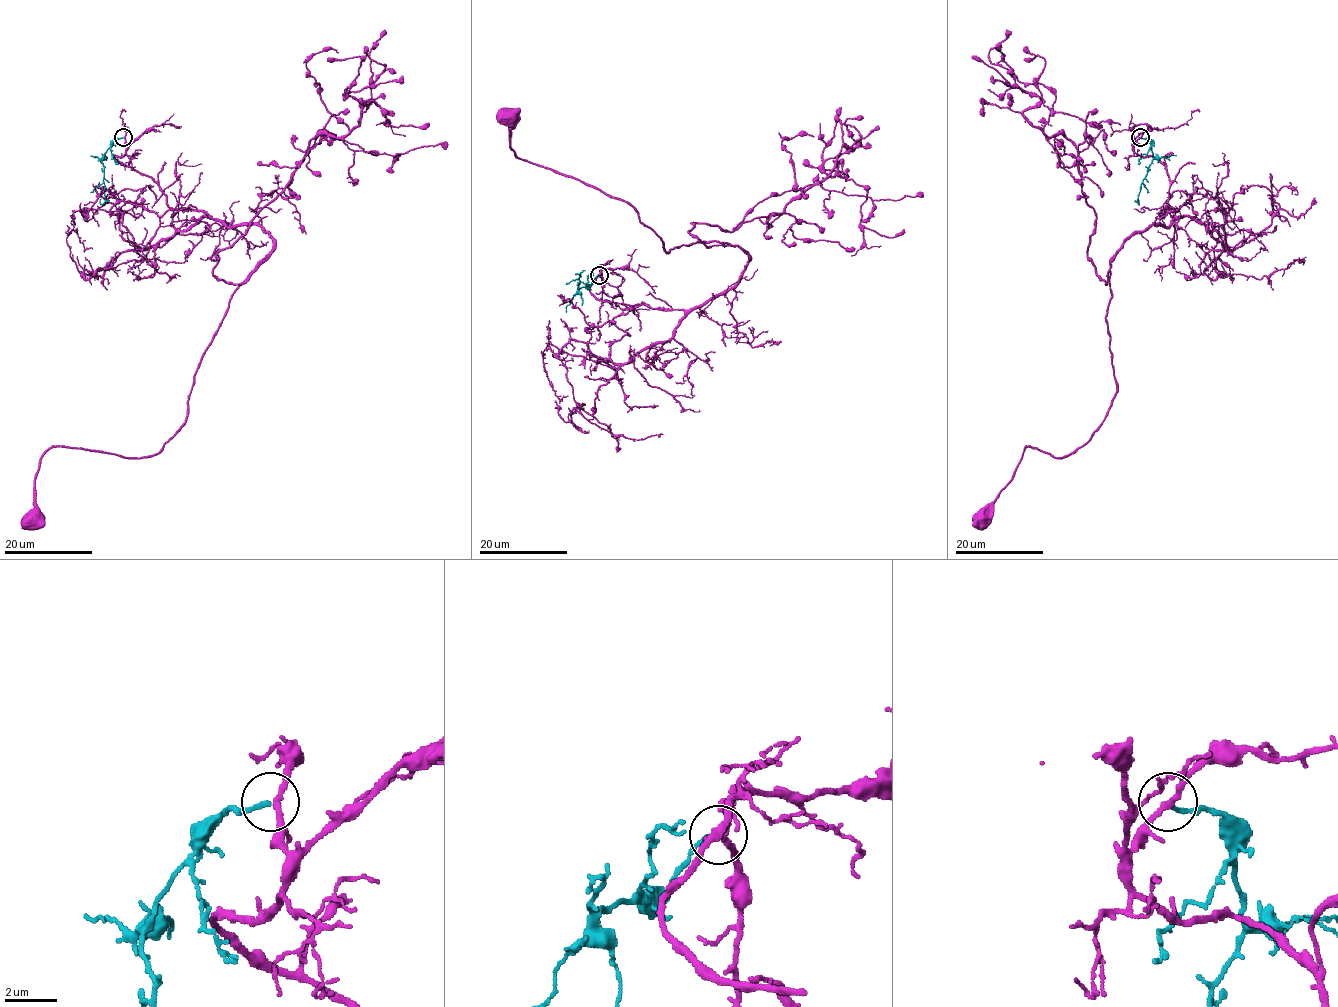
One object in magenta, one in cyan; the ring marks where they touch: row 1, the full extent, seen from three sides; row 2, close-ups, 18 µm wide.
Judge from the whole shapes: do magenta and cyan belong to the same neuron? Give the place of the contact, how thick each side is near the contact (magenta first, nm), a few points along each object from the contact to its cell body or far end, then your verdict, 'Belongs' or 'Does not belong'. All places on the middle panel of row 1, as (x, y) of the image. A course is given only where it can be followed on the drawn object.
Place: (599, 275). Thickness 240 nm (magenta) against 170 nm. Course of magenta: (600, 276), (600, 300), (695, 309), (748, 256), (667, 251), (627, 203), (517, 157), (504, 116). Course of cyan: (599, 276), (589, 286), (578, 288), (581, 273), (577, 273). Does not belong

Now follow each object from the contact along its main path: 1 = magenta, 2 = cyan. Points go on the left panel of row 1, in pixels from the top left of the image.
1: (124, 137), (114, 156), (168, 205), (259, 225), (273, 249), (231, 297), (163, 447), (50, 447), (28, 518)
2: (123, 137), (113, 141), (102, 159), (105, 199), (102, 204), (101, 198)

